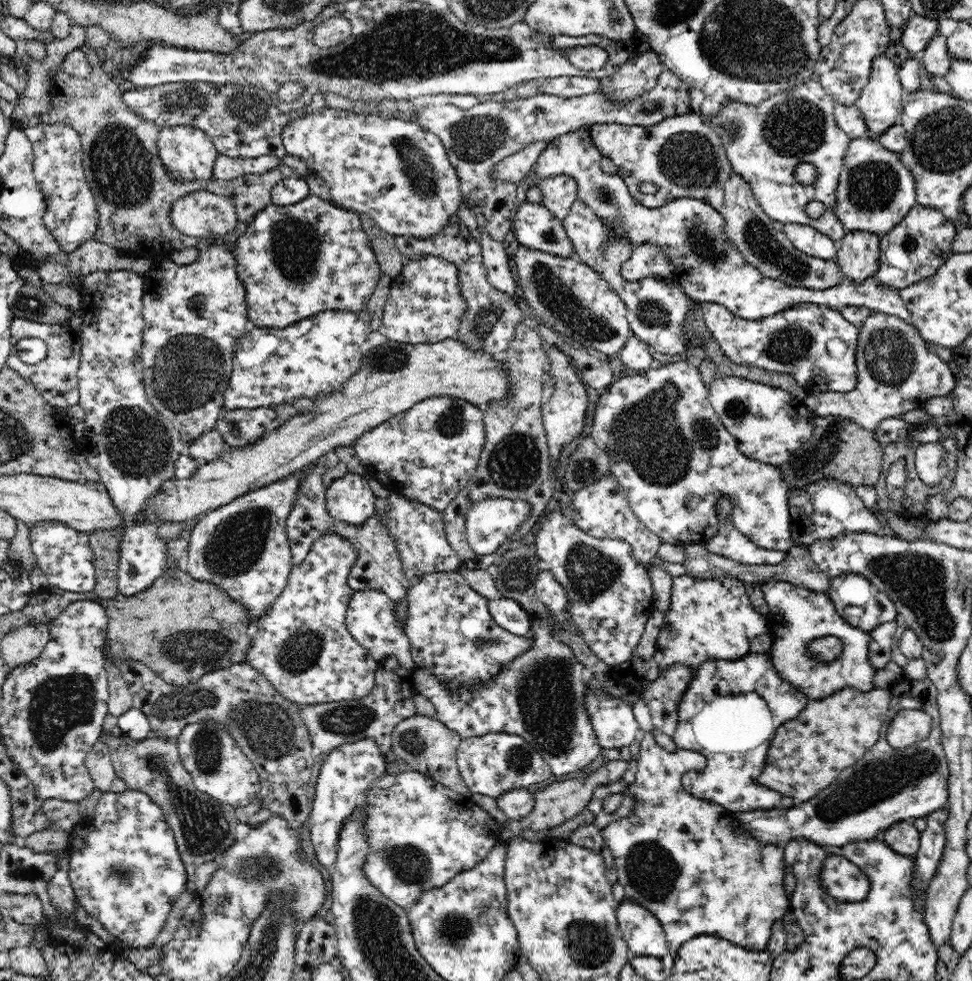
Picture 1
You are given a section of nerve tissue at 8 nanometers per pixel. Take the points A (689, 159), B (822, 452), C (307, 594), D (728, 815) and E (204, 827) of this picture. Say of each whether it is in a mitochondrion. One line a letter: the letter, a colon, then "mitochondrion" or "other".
A: mitochondrion
B: mitochondrion
C: other
D: other
E: mitochondrion

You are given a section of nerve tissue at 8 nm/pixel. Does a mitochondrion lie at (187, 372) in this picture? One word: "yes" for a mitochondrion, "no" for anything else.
yes

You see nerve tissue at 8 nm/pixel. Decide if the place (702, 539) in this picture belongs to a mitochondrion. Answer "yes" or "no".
no

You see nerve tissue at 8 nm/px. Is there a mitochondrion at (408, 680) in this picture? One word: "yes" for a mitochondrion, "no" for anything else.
no

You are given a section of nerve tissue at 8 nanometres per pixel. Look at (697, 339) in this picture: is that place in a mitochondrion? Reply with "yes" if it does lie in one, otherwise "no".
yes

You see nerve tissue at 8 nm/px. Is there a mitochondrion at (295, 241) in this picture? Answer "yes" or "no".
yes

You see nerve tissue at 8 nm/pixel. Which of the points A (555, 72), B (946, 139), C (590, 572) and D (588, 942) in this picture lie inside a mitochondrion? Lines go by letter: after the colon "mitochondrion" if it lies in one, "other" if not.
A: other
B: mitochondrion
C: mitochondrion
D: mitochondrion

